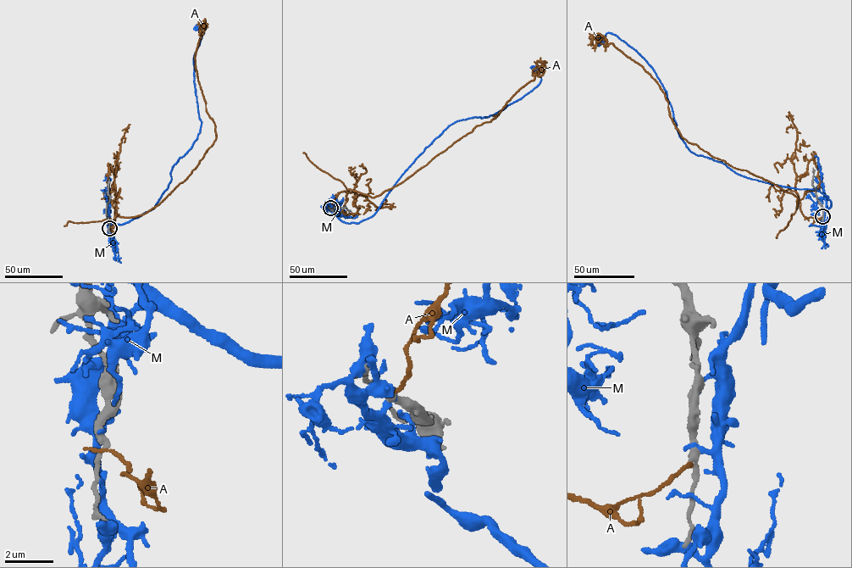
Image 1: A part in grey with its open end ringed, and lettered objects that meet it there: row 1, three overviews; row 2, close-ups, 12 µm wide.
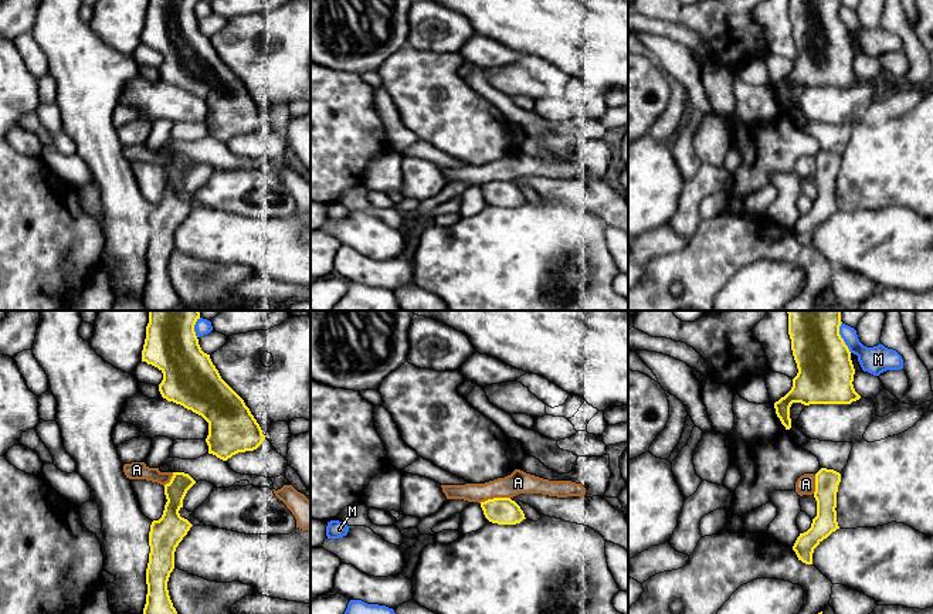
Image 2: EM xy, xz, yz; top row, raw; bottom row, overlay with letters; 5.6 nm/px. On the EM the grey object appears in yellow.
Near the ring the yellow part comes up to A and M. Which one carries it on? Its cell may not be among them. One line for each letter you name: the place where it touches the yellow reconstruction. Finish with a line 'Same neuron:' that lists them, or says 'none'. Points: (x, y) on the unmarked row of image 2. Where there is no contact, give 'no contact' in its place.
Same neuron: none

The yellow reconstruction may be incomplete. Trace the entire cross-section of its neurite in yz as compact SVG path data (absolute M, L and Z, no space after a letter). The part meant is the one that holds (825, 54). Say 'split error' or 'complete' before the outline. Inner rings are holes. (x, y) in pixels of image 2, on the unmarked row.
complete | M788 0L788 17L798 55L791 72L774 85L786 112L791 111L793 85L851 86L861 81L854 71L851 34L839 17L841 0Z

